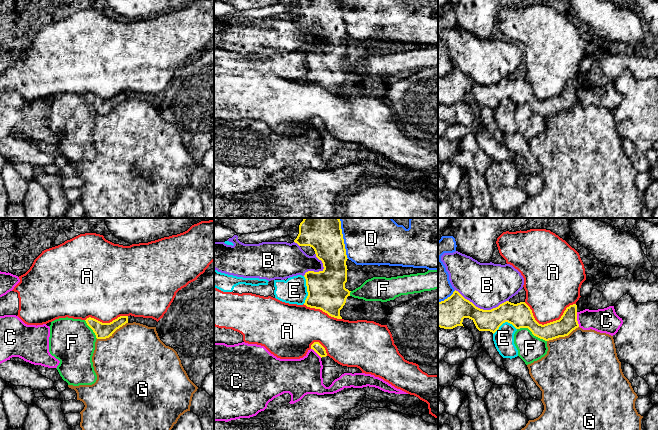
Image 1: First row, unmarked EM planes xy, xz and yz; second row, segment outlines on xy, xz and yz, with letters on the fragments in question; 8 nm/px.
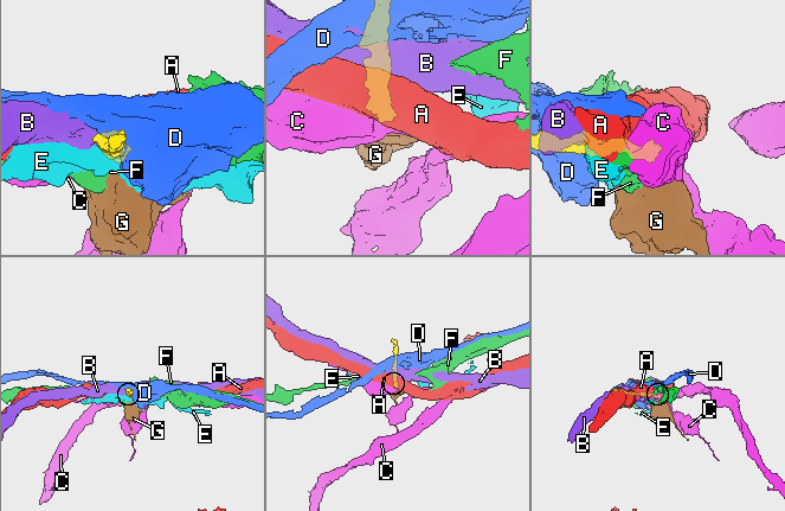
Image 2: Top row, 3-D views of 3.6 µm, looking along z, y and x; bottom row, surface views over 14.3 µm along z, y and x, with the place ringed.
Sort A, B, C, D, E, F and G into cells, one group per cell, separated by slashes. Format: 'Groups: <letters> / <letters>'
Groups: A / B / C / D / E / F / G

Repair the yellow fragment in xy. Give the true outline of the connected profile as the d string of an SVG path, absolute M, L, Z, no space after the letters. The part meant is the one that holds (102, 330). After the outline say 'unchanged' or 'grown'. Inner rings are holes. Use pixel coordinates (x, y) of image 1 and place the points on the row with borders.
M120 316L110 323L102 323L91 317L85 321L95 333L97 339L106 339L112 336L117 329L128 323L128 316Z; unchanged

